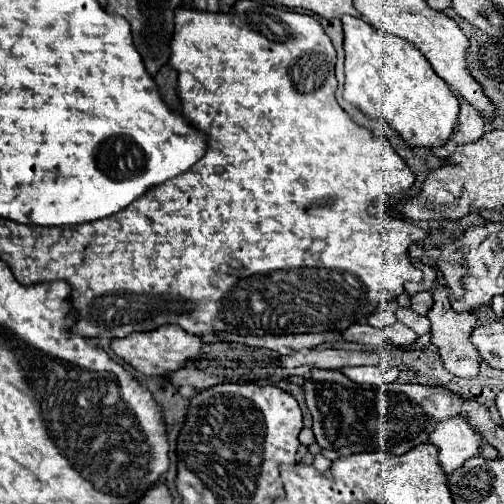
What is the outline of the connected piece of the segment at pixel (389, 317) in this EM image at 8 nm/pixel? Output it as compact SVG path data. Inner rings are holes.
M384 310L384 312L378 312L378 314L370 316L370 318L368 318L368 322L370 322L372 326L376 326L376 328L386 328L386 326L392 326L392 324L396 324L398 320L396 320L394 312L390 312L390 310Z

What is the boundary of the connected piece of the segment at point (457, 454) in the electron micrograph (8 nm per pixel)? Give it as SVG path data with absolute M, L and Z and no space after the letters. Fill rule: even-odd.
M452 416L438 422L428 438L428 444L438 448L438 462L446 474L452 474L468 458L476 456L484 446L484 438L476 432L466 416Z

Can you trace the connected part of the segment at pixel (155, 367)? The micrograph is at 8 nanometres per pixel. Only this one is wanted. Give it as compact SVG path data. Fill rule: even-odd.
M160 326L152 332L136 332L112 342L112 350L146 376L166 376L170 372L176 372L176 368L182 368L188 360L194 360L200 354L202 346L204 342L200 336L188 334L180 326Z

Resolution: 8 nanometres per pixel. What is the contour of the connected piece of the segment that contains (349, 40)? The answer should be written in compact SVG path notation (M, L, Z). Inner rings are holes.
M344 16L346 86L344 98L358 106L366 116L384 118L408 142L408 146L442 146L450 140L456 118L458 98L448 84L436 76L428 60L410 42L392 36L362 18Z

